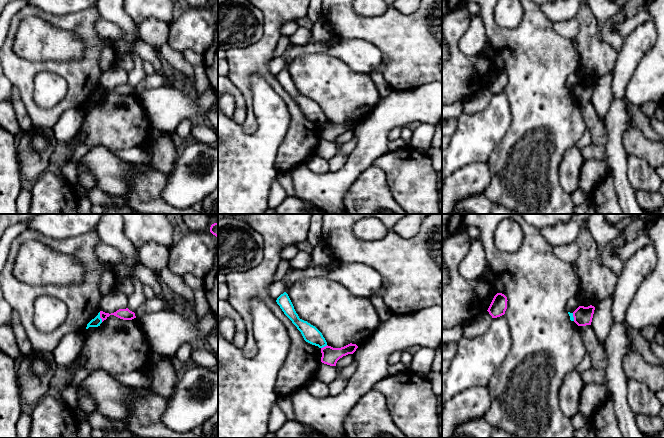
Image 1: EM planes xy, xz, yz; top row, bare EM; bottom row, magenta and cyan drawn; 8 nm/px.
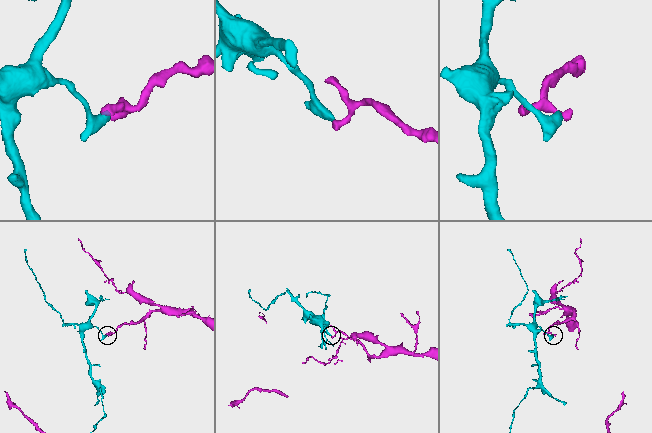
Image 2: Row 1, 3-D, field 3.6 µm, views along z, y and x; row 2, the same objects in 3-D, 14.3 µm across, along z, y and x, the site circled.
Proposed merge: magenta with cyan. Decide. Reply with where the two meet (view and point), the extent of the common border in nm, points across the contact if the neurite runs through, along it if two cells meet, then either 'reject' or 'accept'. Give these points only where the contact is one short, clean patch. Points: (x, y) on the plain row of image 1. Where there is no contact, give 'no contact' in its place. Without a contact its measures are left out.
xy (100, 93) | 80 nm | along xy (99, 88), (99, 93), (102, 97) | reject

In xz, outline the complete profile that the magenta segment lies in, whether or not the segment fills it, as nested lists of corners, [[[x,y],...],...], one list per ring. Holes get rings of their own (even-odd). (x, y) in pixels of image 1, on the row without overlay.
[[[348,120],[341,124],[333,124],[331,122],[325,122],[321,124],[321,138],[330,142],[336,142],[337,137],[348,130],[353,130],[358,122],[356,120]]]

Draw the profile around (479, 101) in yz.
[[[488,87],[481,89],[463,102],[462,112],[465,114],[473,114],[485,109],[490,103],[492,95]]]

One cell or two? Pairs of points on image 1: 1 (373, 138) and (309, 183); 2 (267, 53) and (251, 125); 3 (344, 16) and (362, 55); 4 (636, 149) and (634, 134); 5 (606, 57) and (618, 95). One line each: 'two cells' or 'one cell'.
1: one cell
2: one cell
3: two cells
4: one cell
5: two cells

